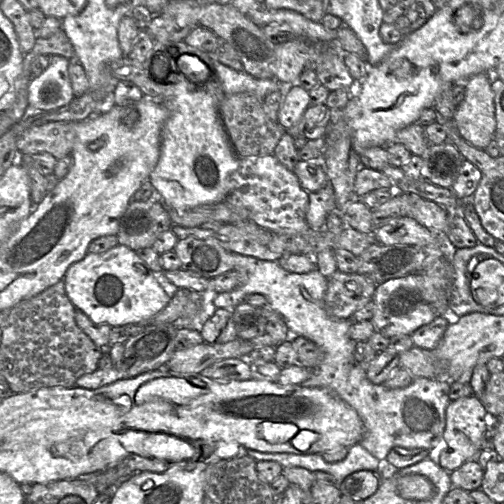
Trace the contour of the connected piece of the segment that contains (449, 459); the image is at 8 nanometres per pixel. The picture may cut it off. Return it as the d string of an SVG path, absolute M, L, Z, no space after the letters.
M474 395L453 400L446 408L445 428L438 449L430 453L431 459L447 472L461 467L468 460L476 459L481 451L481 439L486 432L491 415L485 410L480 399Z

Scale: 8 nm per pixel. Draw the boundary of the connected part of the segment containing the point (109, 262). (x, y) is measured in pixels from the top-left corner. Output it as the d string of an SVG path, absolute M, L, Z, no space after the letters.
M121 244L104 252L87 253L83 259L67 269L63 281L67 296L76 309L84 312L96 324L108 324L112 327L149 320L162 311L171 298L137 252Z

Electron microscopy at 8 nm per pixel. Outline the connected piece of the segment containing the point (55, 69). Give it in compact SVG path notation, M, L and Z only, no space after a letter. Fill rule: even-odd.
M53 55L48 67L28 85L28 103L33 109L49 111L68 105L74 97L69 76L70 61Z

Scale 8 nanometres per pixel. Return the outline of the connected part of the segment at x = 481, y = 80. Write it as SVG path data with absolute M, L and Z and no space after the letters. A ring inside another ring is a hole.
M482 72L467 80L465 97L456 108L454 122L460 135L473 146L484 149L496 134L492 73Z

